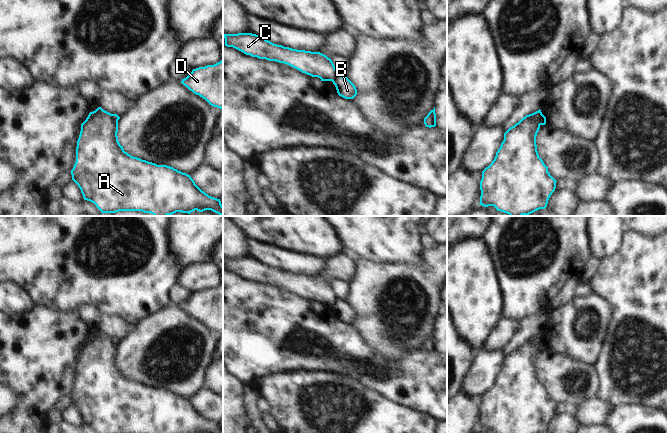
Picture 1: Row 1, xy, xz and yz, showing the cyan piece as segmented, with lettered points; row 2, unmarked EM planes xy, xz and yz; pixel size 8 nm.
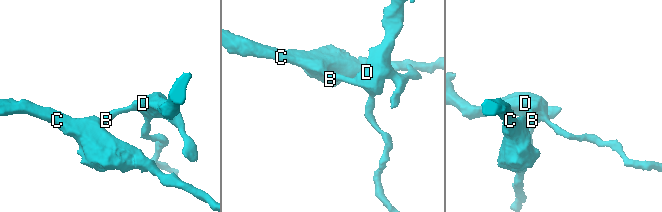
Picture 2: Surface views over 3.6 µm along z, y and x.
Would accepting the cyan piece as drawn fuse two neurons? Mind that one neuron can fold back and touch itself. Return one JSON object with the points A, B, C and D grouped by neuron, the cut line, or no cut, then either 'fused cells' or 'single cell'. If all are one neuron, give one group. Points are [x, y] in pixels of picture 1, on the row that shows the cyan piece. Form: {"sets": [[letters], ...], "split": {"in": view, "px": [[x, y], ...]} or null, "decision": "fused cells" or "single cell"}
{"sets": [["A", "C"], ["B", "D"]], "split": {"in": "yz", "px": [[530, 114], [539, 125]]}, "decision": "fused cells"}

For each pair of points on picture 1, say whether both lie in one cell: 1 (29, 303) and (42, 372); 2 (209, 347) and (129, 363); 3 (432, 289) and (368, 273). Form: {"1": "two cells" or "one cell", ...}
{"1": "two cells", "2": "one cell", "3": "one cell"}

